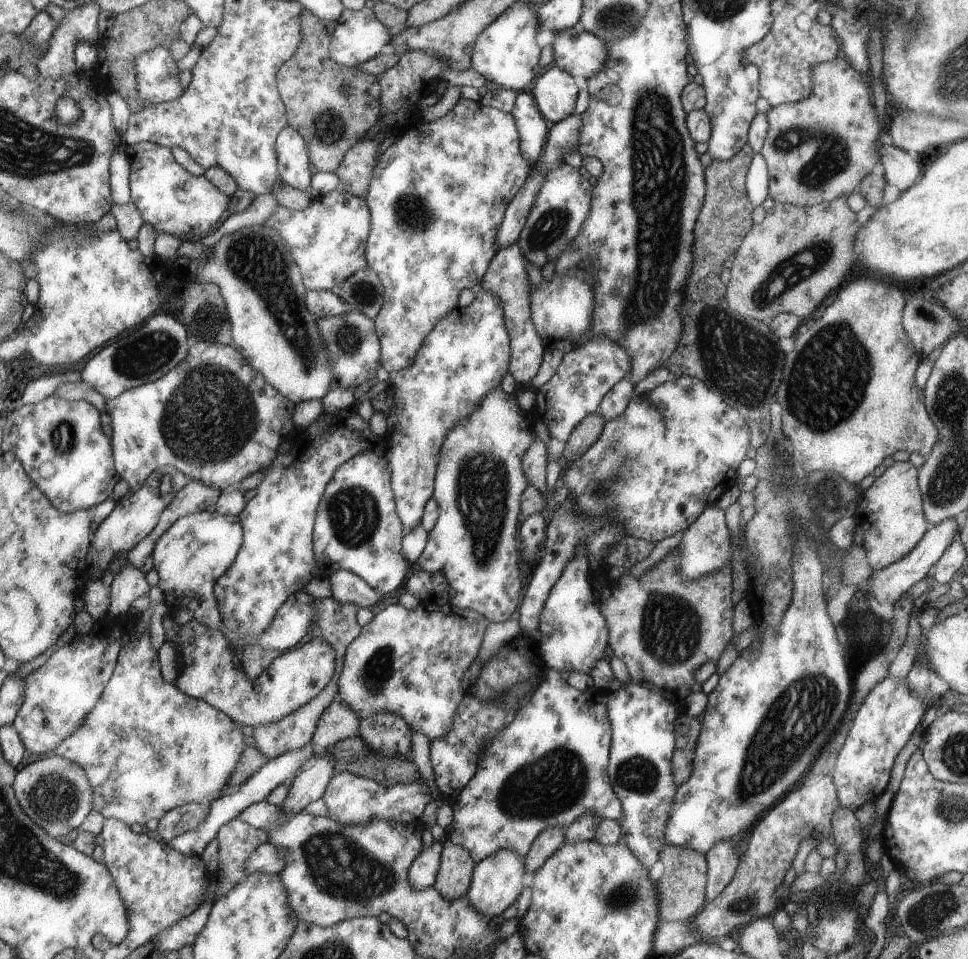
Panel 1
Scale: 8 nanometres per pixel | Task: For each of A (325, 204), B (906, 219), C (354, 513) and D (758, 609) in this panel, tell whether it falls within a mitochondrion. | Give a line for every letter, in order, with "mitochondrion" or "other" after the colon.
A: other
B: other
C: mitochondrion
D: other

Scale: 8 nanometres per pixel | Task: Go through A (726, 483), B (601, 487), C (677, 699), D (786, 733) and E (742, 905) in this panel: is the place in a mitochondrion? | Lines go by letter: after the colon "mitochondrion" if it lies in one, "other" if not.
A: other
B: mitochondrion
C: other
D: mitochondrion
E: mitochondrion

